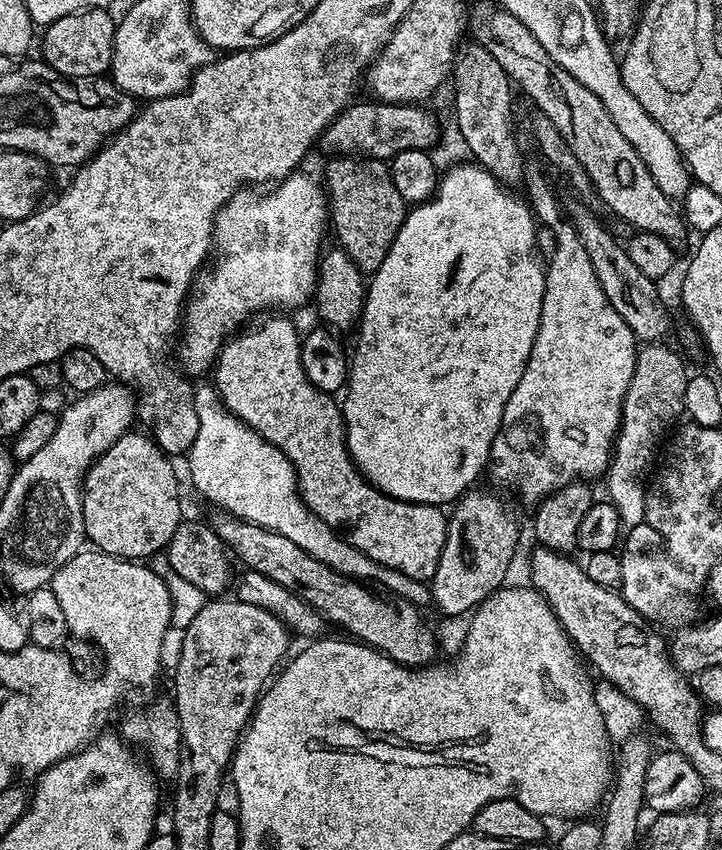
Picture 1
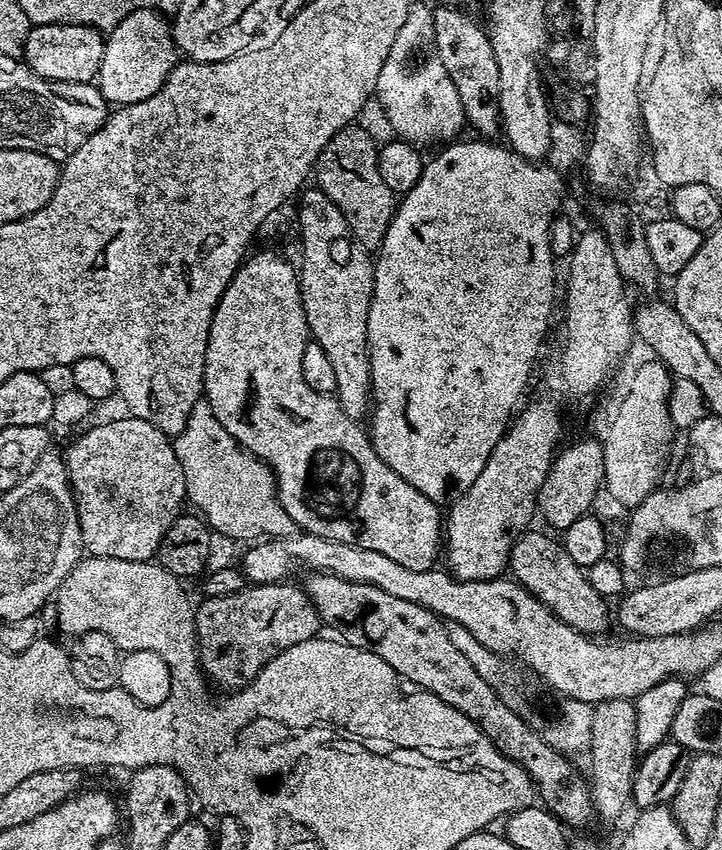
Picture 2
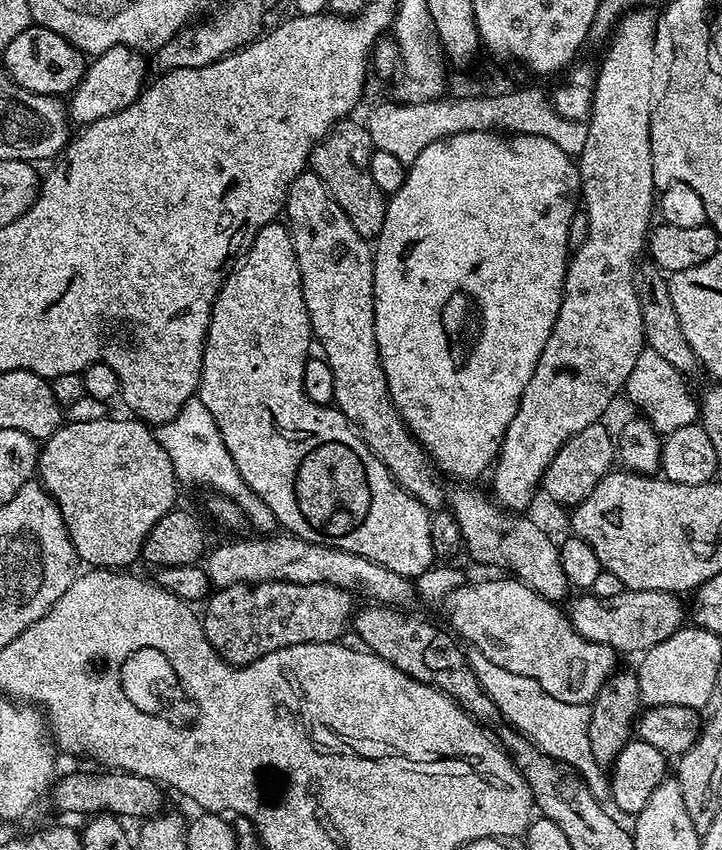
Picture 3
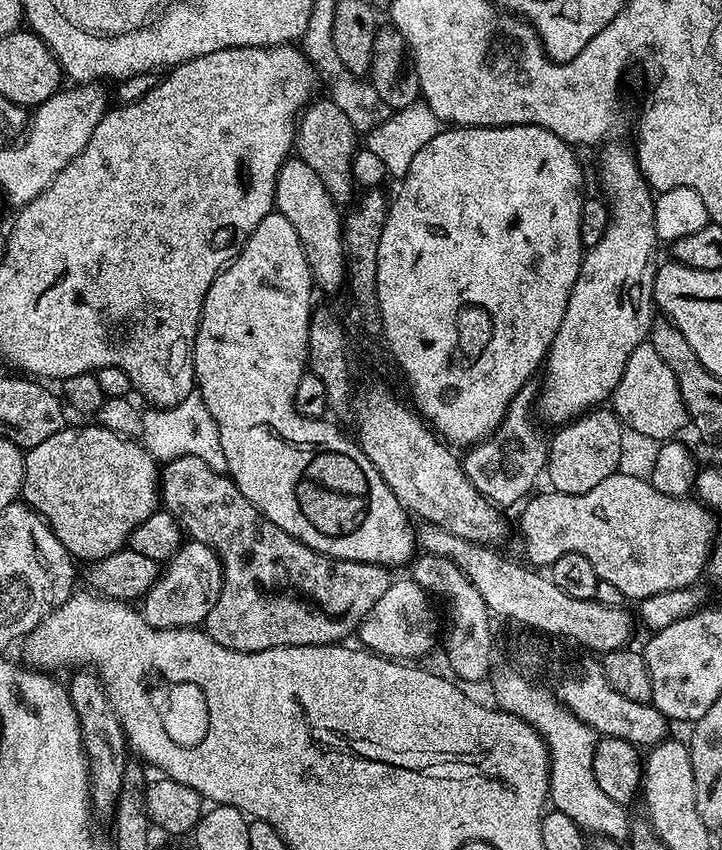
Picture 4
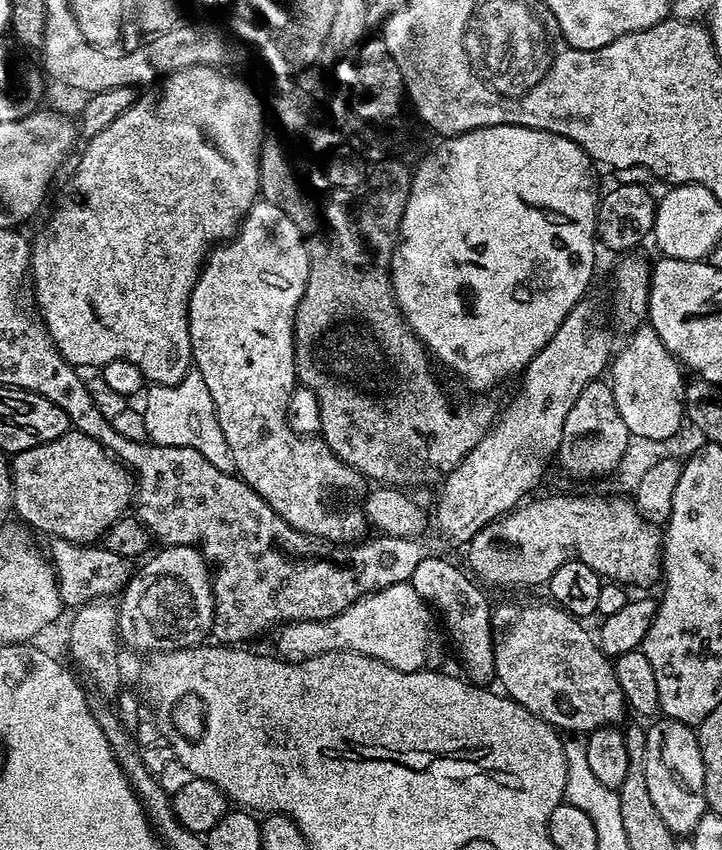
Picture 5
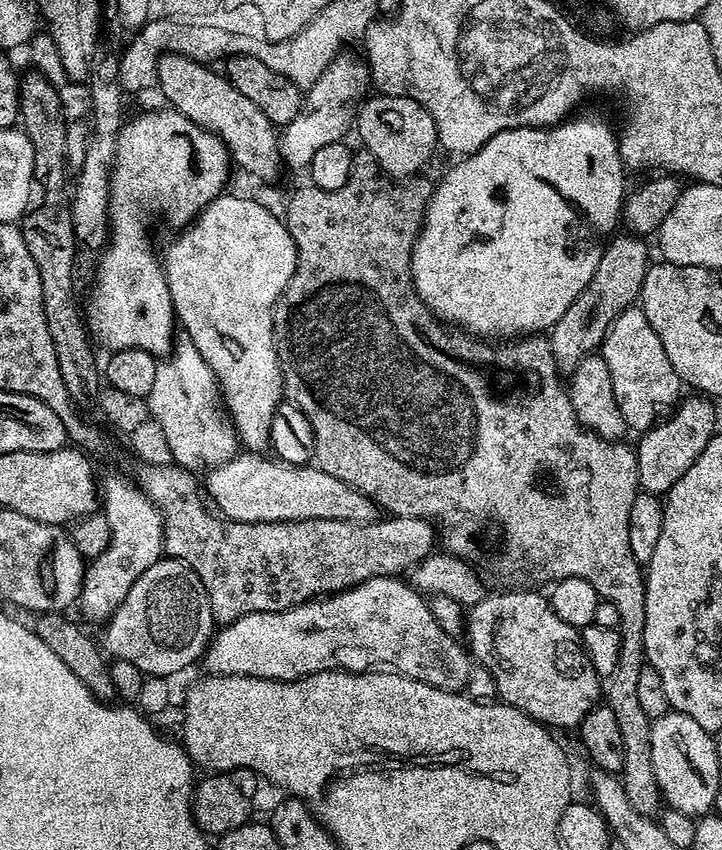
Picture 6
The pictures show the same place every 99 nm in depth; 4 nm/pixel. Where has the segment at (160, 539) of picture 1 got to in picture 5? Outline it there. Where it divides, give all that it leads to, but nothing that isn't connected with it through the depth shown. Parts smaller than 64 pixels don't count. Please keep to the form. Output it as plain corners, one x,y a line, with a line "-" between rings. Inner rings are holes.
75,430
54,442
15,453
10,467
15,515
20,515
29,529
45,532
48,538
96,544
134,500
133,473
94,438

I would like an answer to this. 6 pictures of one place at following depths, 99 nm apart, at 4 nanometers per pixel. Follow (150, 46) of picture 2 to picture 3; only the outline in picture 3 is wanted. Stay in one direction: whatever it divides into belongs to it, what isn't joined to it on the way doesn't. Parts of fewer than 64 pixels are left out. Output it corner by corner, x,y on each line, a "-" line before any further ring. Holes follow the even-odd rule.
116,45
112,49
106,50
104,53
97,55
95,59
87,65
84,78
76,91
70,96
70,116
73,121
76,120
80,126
87,126
98,122
98,118
106,118
110,114
114,114
118,110
122,110
126,106
130,106
137,100
146,87
146,60
139,51
126,45

